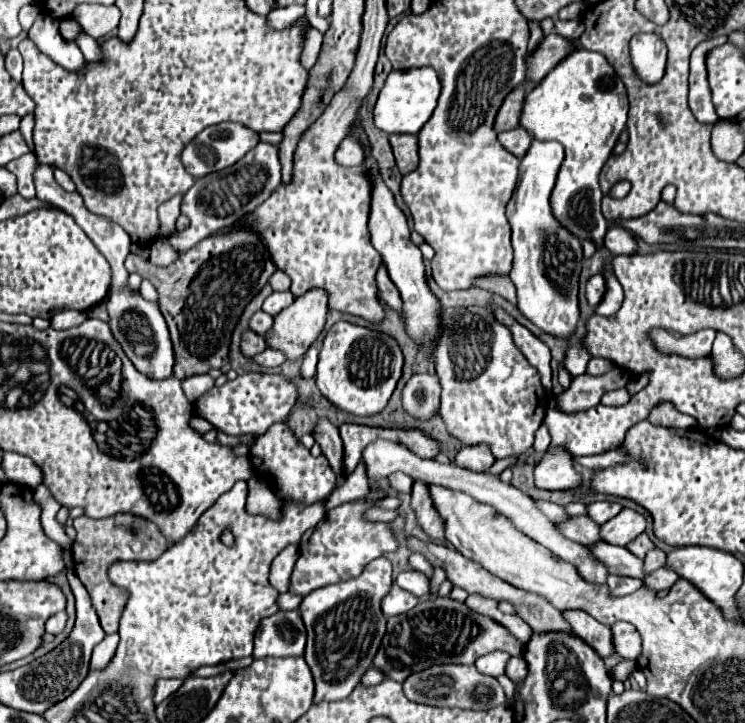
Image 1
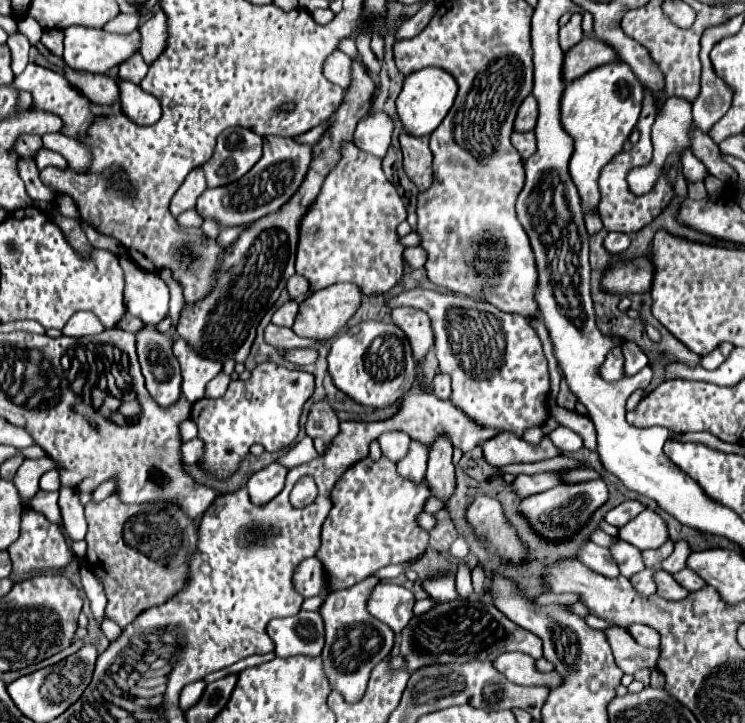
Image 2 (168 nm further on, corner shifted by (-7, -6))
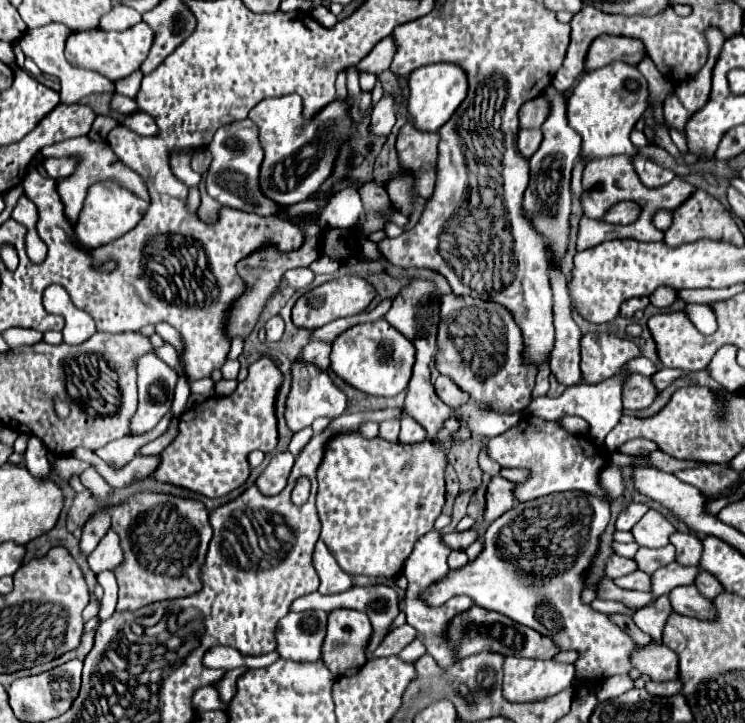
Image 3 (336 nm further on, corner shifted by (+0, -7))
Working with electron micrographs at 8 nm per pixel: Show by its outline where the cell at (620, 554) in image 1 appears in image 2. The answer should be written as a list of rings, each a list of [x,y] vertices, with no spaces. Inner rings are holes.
[[[661,568],[655,570],[653,580],[655,580],[655,584],[657,584],[657,594],[659,594],[661,598],[665,598],[665,600],[681,600],[681,598],[685,598],[685,596],[689,594],[685,588],[681,588],[681,586],[673,580],[671,574],[663,572]]]

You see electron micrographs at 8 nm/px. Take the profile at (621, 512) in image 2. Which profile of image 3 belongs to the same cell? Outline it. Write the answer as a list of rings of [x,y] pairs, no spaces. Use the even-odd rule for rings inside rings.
[[[632,503],[632,505],[628,505],[624,511],[622,511],[622,515],[618,517],[618,521],[616,521],[616,529],[618,531],[630,531],[646,513],[648,513],[648,503]]]

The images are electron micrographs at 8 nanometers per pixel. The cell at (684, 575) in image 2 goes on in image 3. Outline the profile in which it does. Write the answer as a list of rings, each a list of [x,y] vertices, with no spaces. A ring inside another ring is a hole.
[[[700,571],[700,577],[696,577],[696,587],[708,599],[714,599],[720,593],[724,593],[724,587],[720,585],[720,581],[716,581],[716,577],[712,577],[708,571]]]

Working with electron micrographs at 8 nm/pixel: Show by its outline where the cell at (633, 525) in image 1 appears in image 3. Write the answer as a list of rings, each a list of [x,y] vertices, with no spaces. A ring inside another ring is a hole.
[[[650,509],[640,523],[632,529],[636,543],[640,547],[666,547],[670,541],[668,537],[676,531],[676,527],[656,509]]]

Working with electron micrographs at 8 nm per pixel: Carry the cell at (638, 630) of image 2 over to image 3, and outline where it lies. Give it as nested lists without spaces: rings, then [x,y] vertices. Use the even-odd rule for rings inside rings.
[[[660,595],[660,597],[652,599],[648,605],[644,605],[642,609],[638,609],[638,613],[634,615],[634,623],[644,633],[648,633],[652,639],[660,639],[662,627],[666,623],[666,619],[670,617],[670,613],[674,613],[674,609],[670,605],[670,597]]]

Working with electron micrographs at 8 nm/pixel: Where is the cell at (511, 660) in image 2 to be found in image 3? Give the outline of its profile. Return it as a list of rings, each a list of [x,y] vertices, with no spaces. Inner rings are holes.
[[[506,657],[504,661],[504,683],[502,683],[502,695],[510,703],[528,703],[528,701],[542,701],[546,697],[552,697],[568,687],[572,687],[572,681],[576,677],[576,669],[570,663],[558,663],[554,659],[542,661],[542,659],[524,659],[524,657]]]

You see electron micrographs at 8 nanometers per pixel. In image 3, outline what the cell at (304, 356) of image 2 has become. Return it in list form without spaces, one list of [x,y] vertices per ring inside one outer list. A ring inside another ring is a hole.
[[[310,341],[304,347],[300,359],[302,361],[312,361],[320,369],[328,369],[330,367],[330,359],[328,359],[330,347],[332,347],[332,343],[328,343],[328,341]]]

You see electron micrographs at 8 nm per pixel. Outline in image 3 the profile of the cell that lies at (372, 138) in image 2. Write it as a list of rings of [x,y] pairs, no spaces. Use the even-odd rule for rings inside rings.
[[[384,95],[380,99],[380,103],[372,111],[370,131],[374,135],[384,135],[386,137],[390,133],[392,125],[394,125],[394,97],[392,95]]]

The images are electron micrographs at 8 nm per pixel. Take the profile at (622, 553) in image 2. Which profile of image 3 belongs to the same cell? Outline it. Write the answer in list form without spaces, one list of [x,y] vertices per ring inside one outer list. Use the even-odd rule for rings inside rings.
[[[630,573],[630,575],[624,575],[620,579],[614,579],[614,583],[622,589],[634,589],[634,591],[646,591],[650,593],[652,591],[652,583],[650,583],[650,577],[646,573]]]

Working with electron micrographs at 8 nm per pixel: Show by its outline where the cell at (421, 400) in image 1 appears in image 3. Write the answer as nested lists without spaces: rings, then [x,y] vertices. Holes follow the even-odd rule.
[[[444,375],[436,379],[434,389],[436,389],[436,395],[442,399],[442,403],[446,403],[450,409],[458,409],[470,401],[470,395],[464,393],[450,377],[444,377]]]

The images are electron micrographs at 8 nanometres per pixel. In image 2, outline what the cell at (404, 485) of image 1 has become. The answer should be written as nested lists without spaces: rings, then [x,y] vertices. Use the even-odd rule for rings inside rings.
[[[413,440],[409,454],[397,464],[397,472],[399,476],[415,484],[421,484],[421,480],[425,478],[425,468],[427,468],[427,448],[423,448],[423,444]]]

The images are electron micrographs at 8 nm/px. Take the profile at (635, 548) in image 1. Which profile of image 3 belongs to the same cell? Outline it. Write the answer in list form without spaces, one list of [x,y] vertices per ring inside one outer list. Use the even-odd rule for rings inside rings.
[[[666,545],[662,549],[648,549],[648,547],[640,547],[636,553],[636,563],[638,569],[652,575],[656,569],[672,563],[676,559],[676,551],[674,545]]]

